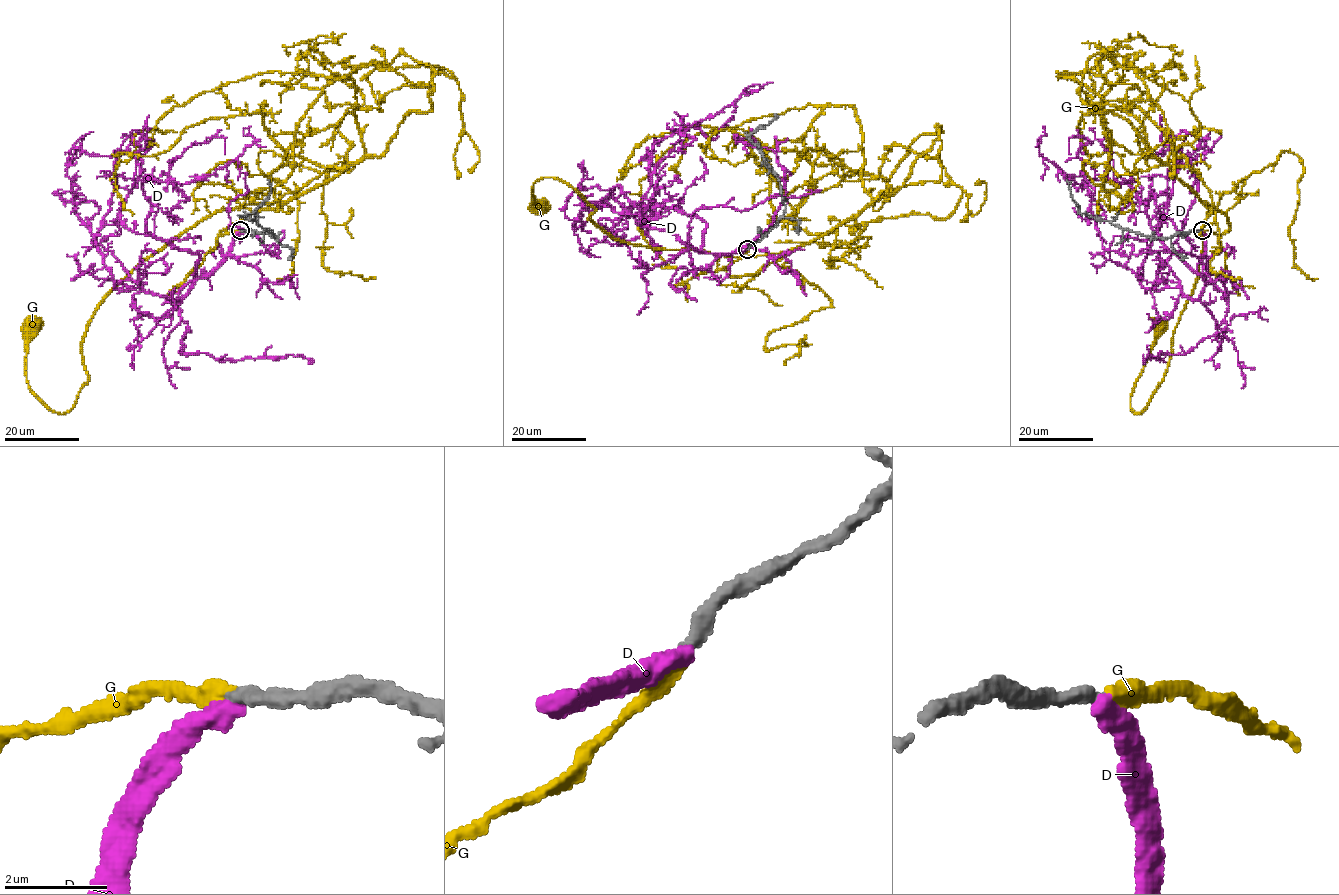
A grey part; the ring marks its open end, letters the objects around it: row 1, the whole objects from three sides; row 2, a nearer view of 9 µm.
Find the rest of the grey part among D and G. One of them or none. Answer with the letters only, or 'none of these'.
G

